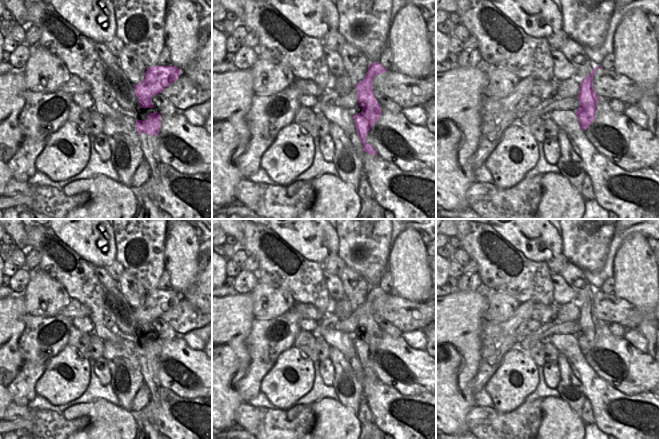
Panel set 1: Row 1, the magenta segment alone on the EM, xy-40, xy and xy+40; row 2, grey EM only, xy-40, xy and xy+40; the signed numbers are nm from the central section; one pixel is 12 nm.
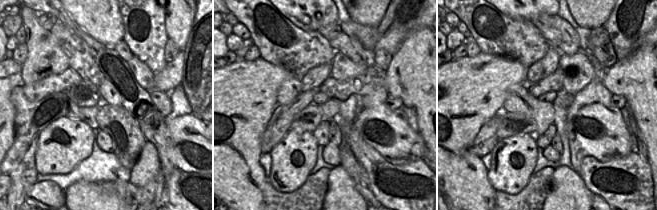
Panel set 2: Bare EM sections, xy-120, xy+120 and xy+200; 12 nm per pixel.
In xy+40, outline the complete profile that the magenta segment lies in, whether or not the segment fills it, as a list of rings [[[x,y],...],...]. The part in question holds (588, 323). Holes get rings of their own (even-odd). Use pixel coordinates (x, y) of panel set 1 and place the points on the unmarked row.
[[[600,289],[595,290],[595,293],[591,295],[590,299],[583,303],[582,307],[580,308],[580,317],[578,319],[580,331],[576,335],[576,339],[583,355],[585,355],[595,343],[599,320],[596,318],[593,311],[593,301],[598,292],[602,291]]]

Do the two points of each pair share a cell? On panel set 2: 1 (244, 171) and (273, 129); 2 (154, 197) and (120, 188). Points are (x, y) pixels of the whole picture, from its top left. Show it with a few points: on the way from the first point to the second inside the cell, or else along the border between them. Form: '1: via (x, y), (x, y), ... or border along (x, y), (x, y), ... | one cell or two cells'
1: border along (267, 124), (262, 134), (261, 153) | two cells
2: via (146, 195), (140, 195), (133, 189), (128, 188) | one cell

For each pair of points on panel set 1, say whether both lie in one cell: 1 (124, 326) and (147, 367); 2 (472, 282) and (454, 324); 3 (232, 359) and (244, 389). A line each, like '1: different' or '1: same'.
1: different
2: different
3: different

